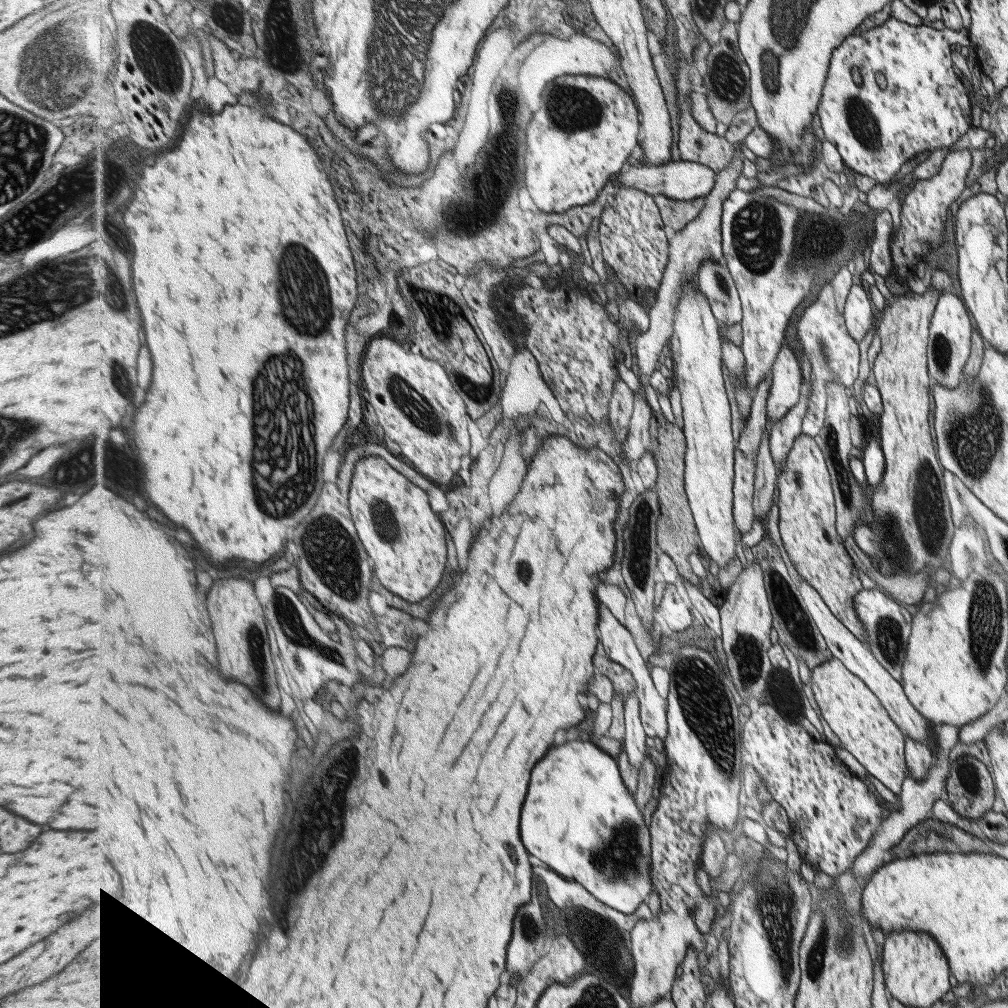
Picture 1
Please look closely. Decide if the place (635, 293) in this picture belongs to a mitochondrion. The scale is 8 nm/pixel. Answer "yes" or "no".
no

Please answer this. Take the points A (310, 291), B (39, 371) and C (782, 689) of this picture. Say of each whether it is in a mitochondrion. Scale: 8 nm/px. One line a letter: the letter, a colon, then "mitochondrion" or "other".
A: mitochondrion
B: other
C: mitochondrion

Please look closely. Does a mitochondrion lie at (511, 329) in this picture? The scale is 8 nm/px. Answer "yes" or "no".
no

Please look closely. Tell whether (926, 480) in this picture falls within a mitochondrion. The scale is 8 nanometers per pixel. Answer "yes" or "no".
yes

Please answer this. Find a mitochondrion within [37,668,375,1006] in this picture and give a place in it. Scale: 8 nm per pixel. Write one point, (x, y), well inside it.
(326, 826)

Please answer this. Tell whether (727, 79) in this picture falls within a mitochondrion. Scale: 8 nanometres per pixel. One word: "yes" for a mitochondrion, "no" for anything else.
yes

